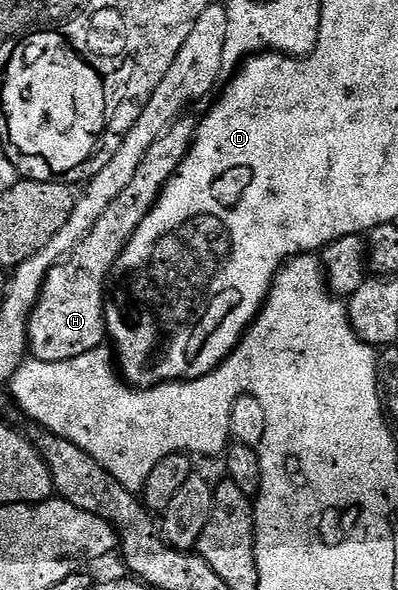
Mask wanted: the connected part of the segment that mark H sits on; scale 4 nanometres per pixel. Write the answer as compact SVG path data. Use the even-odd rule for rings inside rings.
M182 116L146 152L146 160L130 180L130 185L122 188L118 200L106 208L102 220L75 246L64 259L50 272L44 281L40 299L32 309L28 321L28 348L31 357L43 362L74 360L94 348L105 345L106 327L104 325L104 299L109 285L112 269L120 259L121 252L134 236L142 220L154 208L160 198L160 191L176 175L176 170L188 154L188 149L196 140L197 119Z

